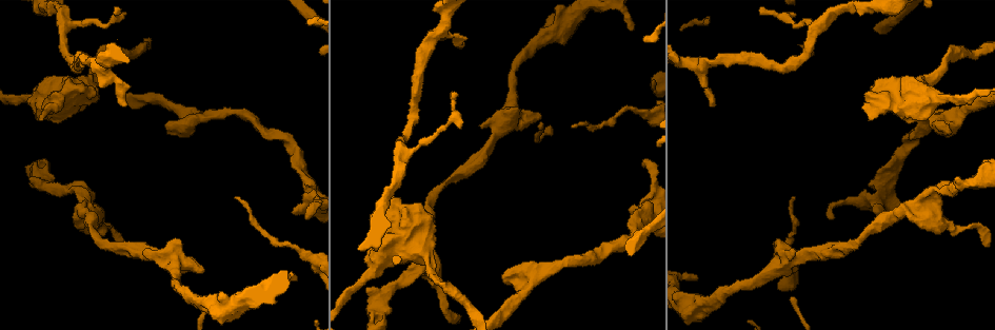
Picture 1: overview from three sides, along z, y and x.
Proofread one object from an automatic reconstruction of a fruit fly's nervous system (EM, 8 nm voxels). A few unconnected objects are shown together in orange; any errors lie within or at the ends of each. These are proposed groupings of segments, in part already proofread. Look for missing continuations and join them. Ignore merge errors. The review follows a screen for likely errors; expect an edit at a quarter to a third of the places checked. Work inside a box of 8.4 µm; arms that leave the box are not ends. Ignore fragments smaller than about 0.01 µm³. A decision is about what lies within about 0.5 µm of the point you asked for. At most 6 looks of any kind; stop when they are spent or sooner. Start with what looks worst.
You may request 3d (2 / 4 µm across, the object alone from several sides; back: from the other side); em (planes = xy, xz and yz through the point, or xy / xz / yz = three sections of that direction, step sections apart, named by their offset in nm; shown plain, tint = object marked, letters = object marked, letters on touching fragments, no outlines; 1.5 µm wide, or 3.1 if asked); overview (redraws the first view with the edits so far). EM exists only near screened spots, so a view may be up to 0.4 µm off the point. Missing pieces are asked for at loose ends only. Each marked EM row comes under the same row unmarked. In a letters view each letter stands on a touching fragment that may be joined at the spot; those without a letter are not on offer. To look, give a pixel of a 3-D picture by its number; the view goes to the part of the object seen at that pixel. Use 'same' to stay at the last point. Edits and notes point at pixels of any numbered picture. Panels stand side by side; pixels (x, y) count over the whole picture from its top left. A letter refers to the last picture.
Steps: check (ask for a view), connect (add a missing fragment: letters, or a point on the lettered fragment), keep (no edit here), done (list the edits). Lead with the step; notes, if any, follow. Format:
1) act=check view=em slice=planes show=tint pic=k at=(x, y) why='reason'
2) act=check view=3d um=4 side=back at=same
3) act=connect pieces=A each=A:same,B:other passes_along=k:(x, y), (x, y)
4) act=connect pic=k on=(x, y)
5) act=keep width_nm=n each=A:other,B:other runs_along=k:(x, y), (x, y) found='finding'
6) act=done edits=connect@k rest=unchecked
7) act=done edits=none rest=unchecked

act=check view=em slice=planes show=letters pic=1 at=(869, 118)

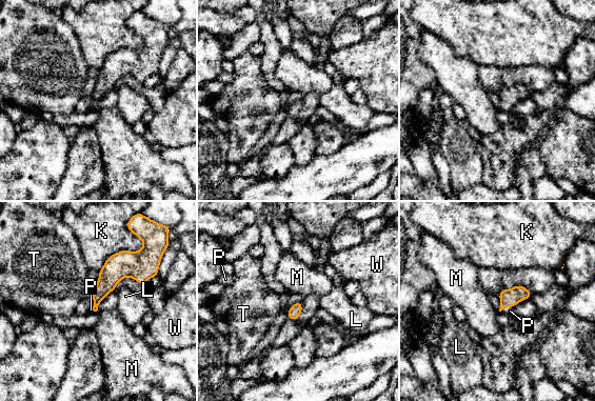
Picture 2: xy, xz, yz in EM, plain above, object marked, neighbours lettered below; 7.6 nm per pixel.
act=connect pieces=P each=K:other,L:other,M:other,P:same,T:other,W:other passes_along=2:(509, 298), (507, 307), (510, 311) found='the cell continues'

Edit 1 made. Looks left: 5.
act=check view=overview

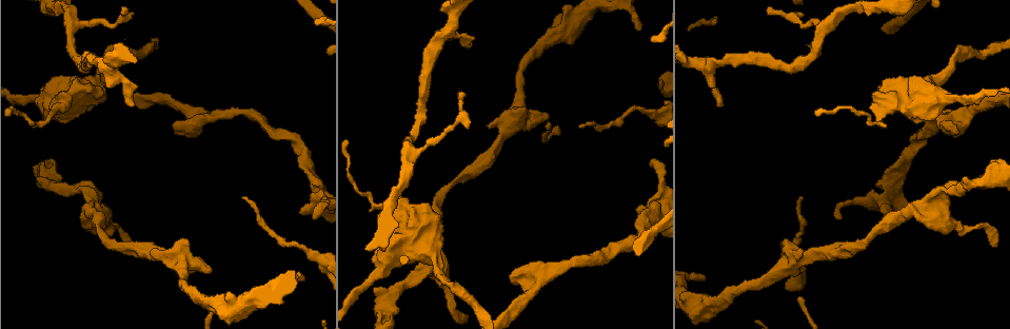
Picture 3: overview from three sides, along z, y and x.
act=check view=em slice=xy step=8 show=letters pic=3 at=(721, 105) why='free end'

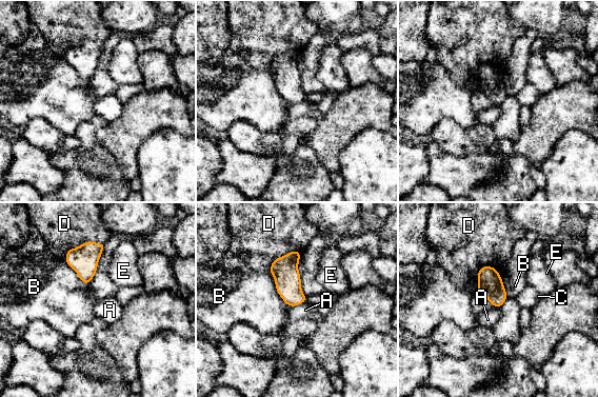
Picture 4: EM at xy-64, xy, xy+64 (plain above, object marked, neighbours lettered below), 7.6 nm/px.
act=check view=em slice=planes show=letters at=same why='cut it another way'

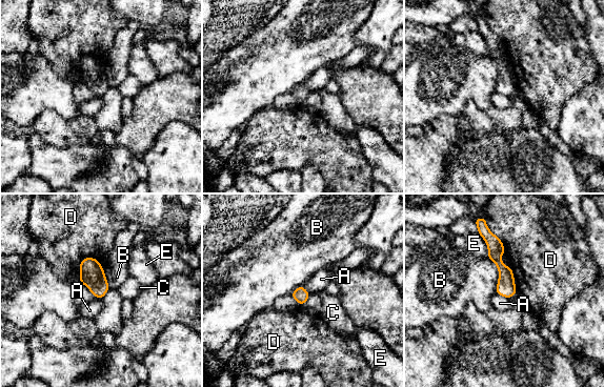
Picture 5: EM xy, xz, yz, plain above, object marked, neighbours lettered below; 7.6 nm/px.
act=keep width_nm=110 each=A:other,B:other,C:other,D:other,E:other found='none of them fits'

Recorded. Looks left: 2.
act=check view=em slice=planes show=letters pic=3 at=(705, 280) why='an open end'

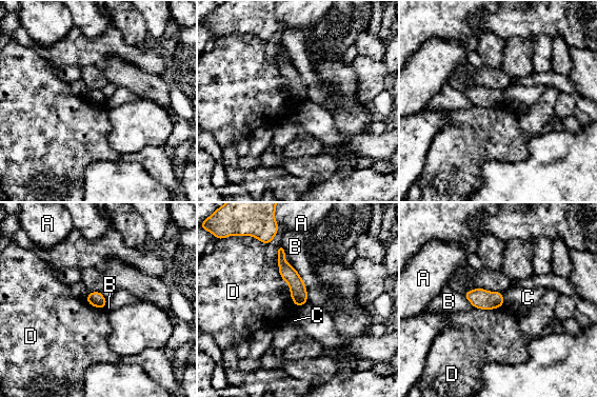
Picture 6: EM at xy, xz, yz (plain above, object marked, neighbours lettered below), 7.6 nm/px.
act=keep each=A:other,B:other,C:other,D:other found='no lettered fragment goes on from it'

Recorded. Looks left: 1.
act=done edits=connect@2 rest=unchecked

